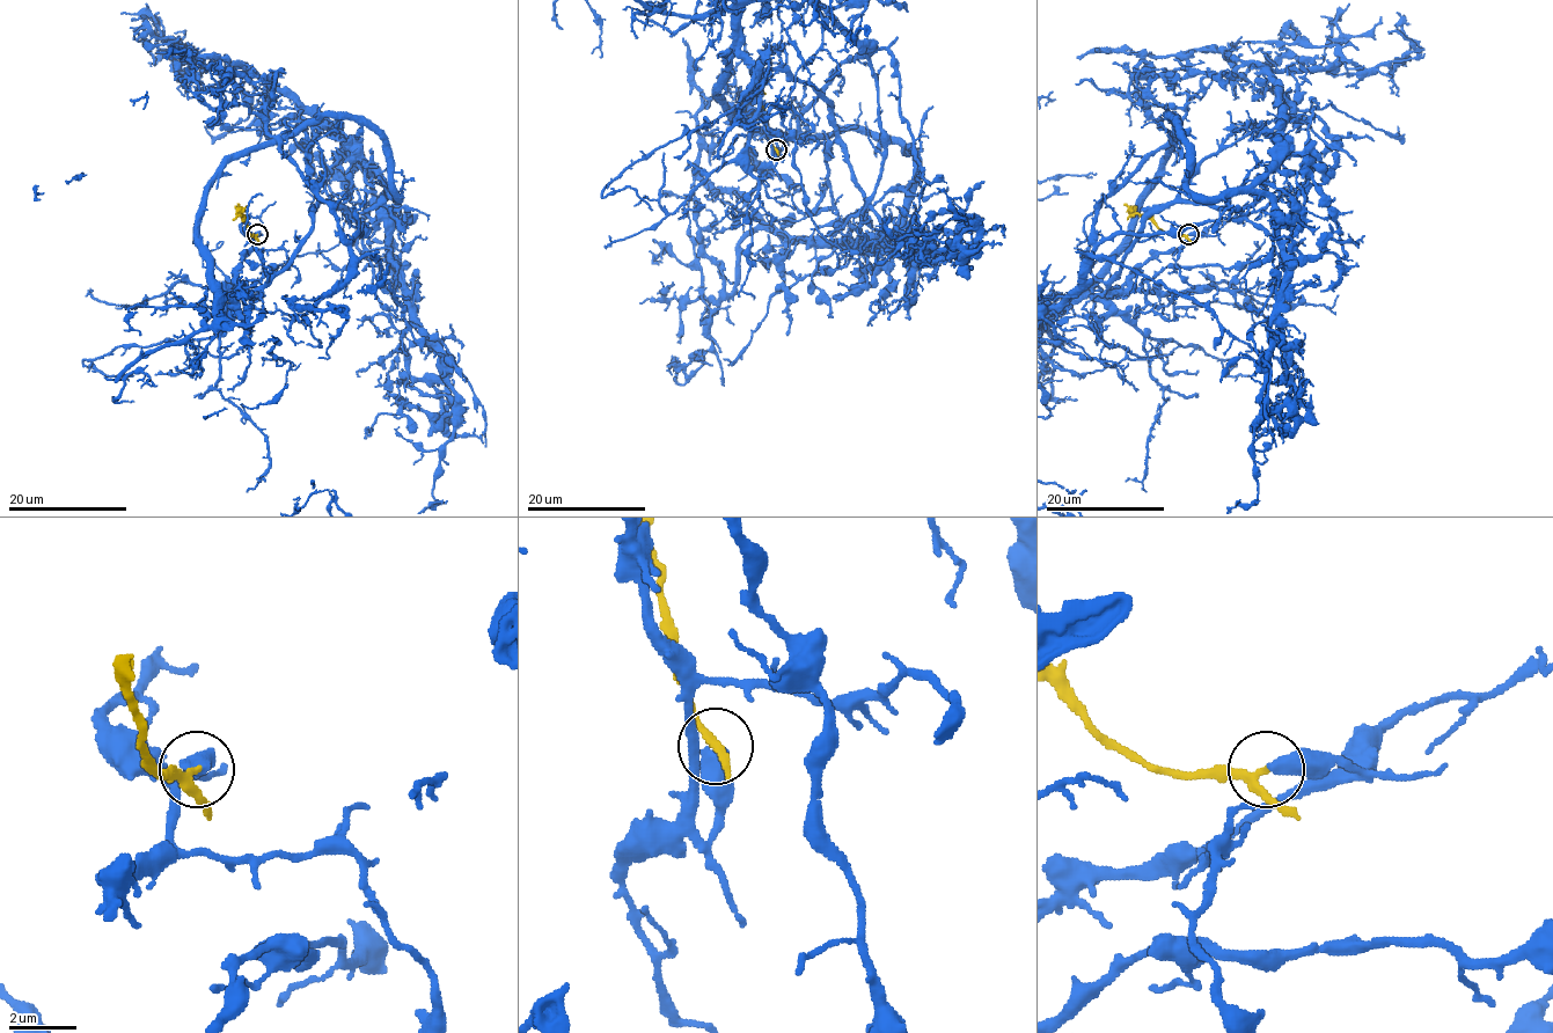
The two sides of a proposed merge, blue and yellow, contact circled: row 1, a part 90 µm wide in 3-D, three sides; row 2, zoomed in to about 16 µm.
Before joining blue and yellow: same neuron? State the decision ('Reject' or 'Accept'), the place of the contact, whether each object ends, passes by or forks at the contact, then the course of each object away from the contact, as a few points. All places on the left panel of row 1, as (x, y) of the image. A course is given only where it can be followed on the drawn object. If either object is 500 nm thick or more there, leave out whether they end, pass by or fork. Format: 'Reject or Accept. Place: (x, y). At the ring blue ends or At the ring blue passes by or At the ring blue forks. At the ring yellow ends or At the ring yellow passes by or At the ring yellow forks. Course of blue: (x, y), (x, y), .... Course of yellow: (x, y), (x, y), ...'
Reject. Place: (257, 234). Course of yellow: (256, 235), (249, 233), (237, 204)

